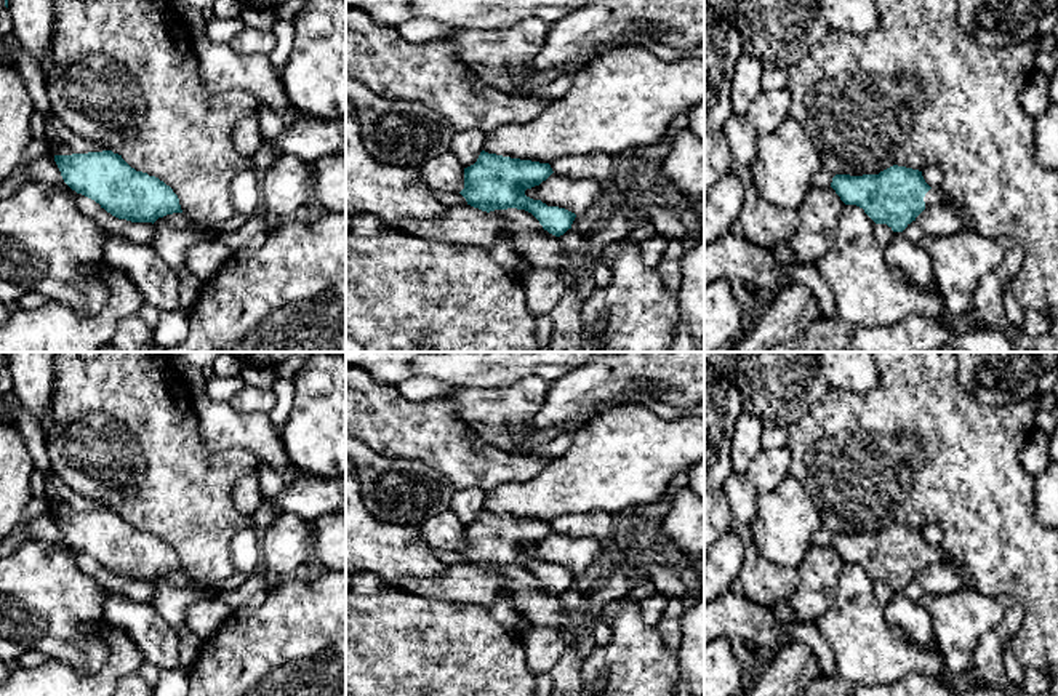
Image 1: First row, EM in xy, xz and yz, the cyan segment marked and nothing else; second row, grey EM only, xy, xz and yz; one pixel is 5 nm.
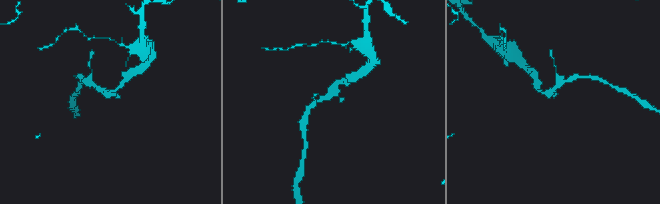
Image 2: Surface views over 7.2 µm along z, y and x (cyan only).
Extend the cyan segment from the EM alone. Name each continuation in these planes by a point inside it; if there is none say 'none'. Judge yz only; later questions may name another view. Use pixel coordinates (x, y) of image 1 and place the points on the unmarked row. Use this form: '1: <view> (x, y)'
1: yz (935, 554)

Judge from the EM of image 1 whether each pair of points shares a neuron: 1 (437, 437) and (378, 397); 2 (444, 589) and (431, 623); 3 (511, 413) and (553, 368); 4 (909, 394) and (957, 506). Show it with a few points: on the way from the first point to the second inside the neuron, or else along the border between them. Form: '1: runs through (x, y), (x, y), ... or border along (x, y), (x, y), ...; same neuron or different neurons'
1: runs through (423, 431), (410, 429), (392, 412); same neuron
2: border along (402, 591), (476, 605); different neurons
3: border along (549, 381), (540, 376), (525, 376), (506, 386); different neurons
4: runs through (916, 421), (916, 428), (957, 472), (957, 479); same neuron

